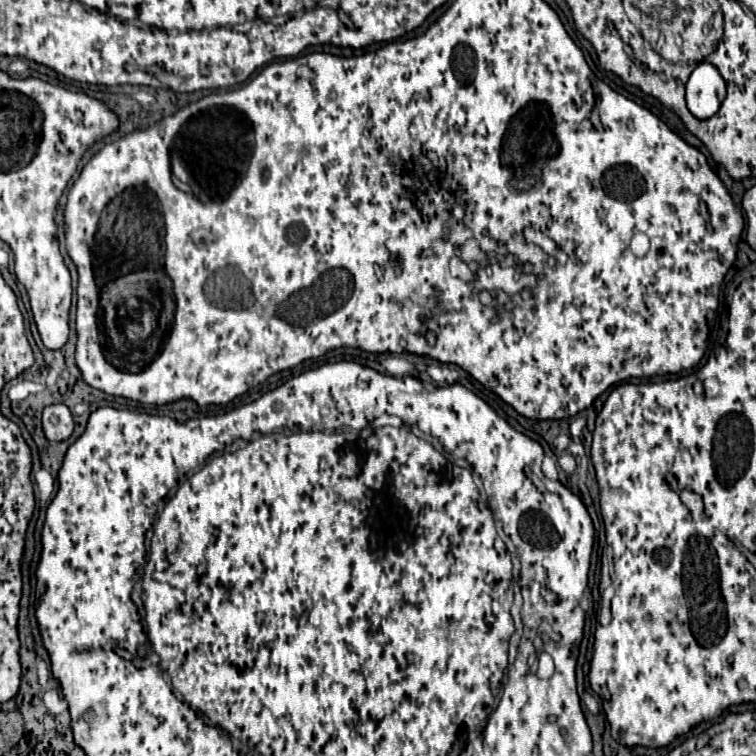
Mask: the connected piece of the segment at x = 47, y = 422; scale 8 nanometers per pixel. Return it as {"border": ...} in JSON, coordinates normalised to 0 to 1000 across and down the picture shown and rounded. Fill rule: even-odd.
{"border":[[[65,536],[57,541],[57,573],[65,583],[86,583],[97,573],[97,552],[86,536]]]}

